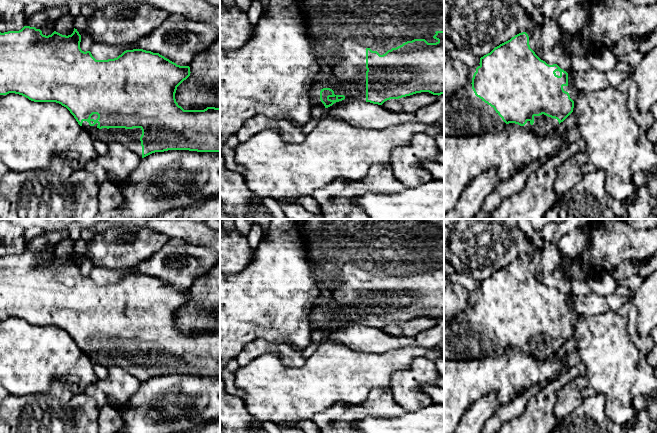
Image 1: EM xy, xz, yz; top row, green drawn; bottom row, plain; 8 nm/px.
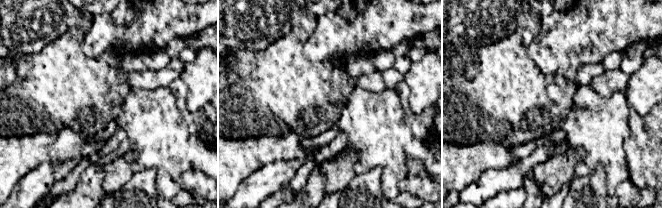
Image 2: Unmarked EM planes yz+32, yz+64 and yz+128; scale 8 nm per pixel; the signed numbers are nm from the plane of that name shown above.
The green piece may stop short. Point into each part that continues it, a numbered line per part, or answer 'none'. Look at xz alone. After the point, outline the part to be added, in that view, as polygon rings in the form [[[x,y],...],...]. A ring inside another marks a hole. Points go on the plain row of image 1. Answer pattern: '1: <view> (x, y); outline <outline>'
1: xz (341, 251); outline [[[307,219],[302,226],[302,234],[306,240],[307,255],[311,261],[313,277],[320,289],[320,296],[316,299],[315,305],[310,312],[310,321],[313,326],[321,327],[320,315],[323,312],[330,312],[335,319],[344,319],[345,323],[358,323],[366,325],[366,273],[377,275],[380,279],[388,274],[396,272],[407,265],[414,263],[425,263],[428,267],[436,267],[438,264],[433,260],[436,255],[444,255],[444,219]]]

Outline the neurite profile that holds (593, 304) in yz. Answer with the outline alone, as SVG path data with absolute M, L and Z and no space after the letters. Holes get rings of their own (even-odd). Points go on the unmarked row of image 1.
M570 293L567 297L572 302L573 309L579 316L601 315L608 311L618 312L629 301L627 296L615 294L602 296L591 293L589 295L576 296Z

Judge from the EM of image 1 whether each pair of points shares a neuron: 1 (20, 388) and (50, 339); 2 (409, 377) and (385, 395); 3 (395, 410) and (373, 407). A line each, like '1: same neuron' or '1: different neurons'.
1: same neuron
2: different neurons
3: same neuron

